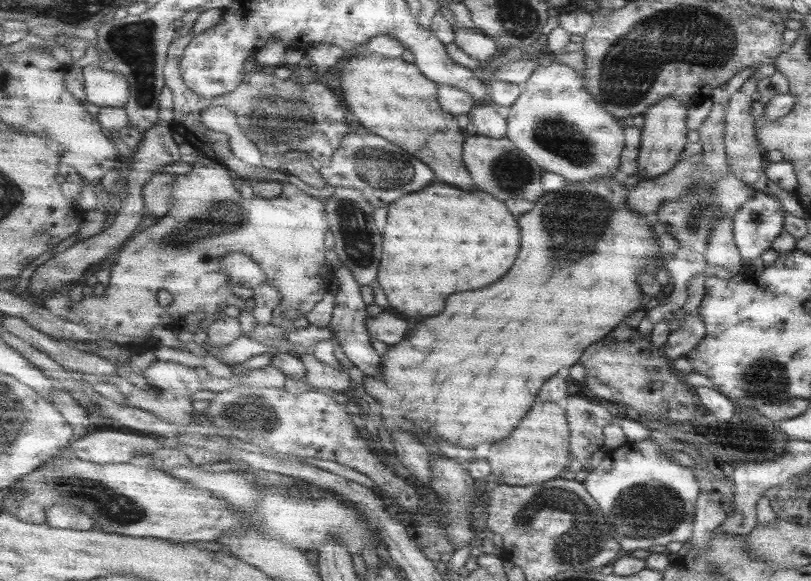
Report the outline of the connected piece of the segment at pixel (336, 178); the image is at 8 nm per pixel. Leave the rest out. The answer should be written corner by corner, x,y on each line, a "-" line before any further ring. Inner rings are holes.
367,132
347,136
343,140
339,152
335,152
333,162
327,168
321,168
319,172
323,178
323,184
319,188
333,186
333,188
361,190
375,208
389,206
391,202
399,200
401,196
405,196
409,192
419,192
435,180
435,174
427,164
423,164
415,156
407,154
399,146
387,142
385,138
367,134

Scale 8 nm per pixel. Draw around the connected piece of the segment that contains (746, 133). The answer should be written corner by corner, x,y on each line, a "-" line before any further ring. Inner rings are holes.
735,90
735,94
729,96
727,100
727,110
725,110
725,124
727,124
727,130
725,130
725,144
727,144
727,156
729,156
729,164
731,164
731,170
735,174
735,178
739,178
743,184
751,186
753,190
757,192
763,192
765,186
769,184
767,178
765,178
765,172
763,172
763,162
765,162
765,152
759,148
757,144
757,138
755,138
755,120
753,118
753,102
751,96
745,96
739,90

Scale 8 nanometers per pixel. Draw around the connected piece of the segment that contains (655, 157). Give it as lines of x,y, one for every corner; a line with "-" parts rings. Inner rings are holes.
665,98
647,114
643,116
645,126
643,126
643,146
641,146
641,156
639,156
639,176
645,180
653,180
659,176
667,176
677,164
679,164
679,154
687,146
687,130
689,130
689,106
685,106
677,98

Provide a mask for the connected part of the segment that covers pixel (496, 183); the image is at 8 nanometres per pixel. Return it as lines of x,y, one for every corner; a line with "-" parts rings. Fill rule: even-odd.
469,136
465,140
465,164
469,168
469,174
473,178
473,182
477,184
477,188
481,192
489,192
493,196
499,196
499,200
505,198
525,198
525,200
533,200
537,202
537,198
541,198
545,192
543,188
543,170
539,168
539,164
529,158
525,152
521,152
517,148
517,144
513,140
505,138
489,138
489,136

